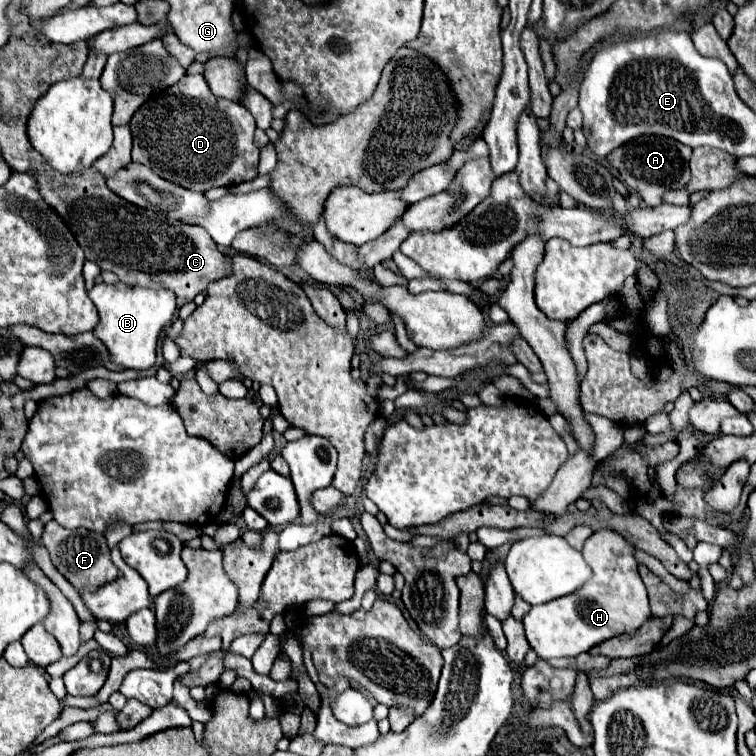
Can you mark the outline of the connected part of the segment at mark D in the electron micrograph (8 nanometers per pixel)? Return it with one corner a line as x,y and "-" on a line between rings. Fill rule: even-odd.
202,74
184,76
178,84
148,98
132,116
130,128
132,128
132,138
134,138
132,160
150,166
164,180
180,184
188,190
206,192
214,186
236,186
240,182
254,180
258,176
256,166
258,166
260,150
254,144
256,122
252,114
236,102
216,98
210,92
208,82

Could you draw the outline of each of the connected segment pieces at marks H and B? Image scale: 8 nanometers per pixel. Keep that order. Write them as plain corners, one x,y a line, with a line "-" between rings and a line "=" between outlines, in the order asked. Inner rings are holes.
598,530
586,540
582,554
594,572
590,582
574,594
532,606
522,620
530,648
536,650
542,660
578,656
608,638
638,630
652,616
646,586
638,574
634,546
630,542
612,530
=
102,282
96,284
88,294
100,314
100,322
94,328
94,334
108,346
112,362
134,370
152,368
156,362
158,336
166,326
172,324
176,312
176,296
172,294
172,290
128,286
124,282

